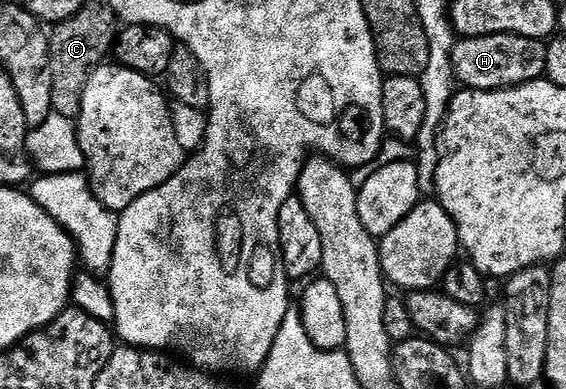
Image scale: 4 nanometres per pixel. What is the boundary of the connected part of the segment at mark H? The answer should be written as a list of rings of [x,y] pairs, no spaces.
[[[486,34],[485,36],[465,36],[457,39],[456,45],[452,47],[452,65],[456,79],[465,89],[473,92],[496,92],[499,88],[517,88],[520,84],[529,84],[532,80],[539,80],[546,73],[546,50],[548,49],[547,43],[543,40],[535,40],[534,38],[526,38],[518,34]]]

